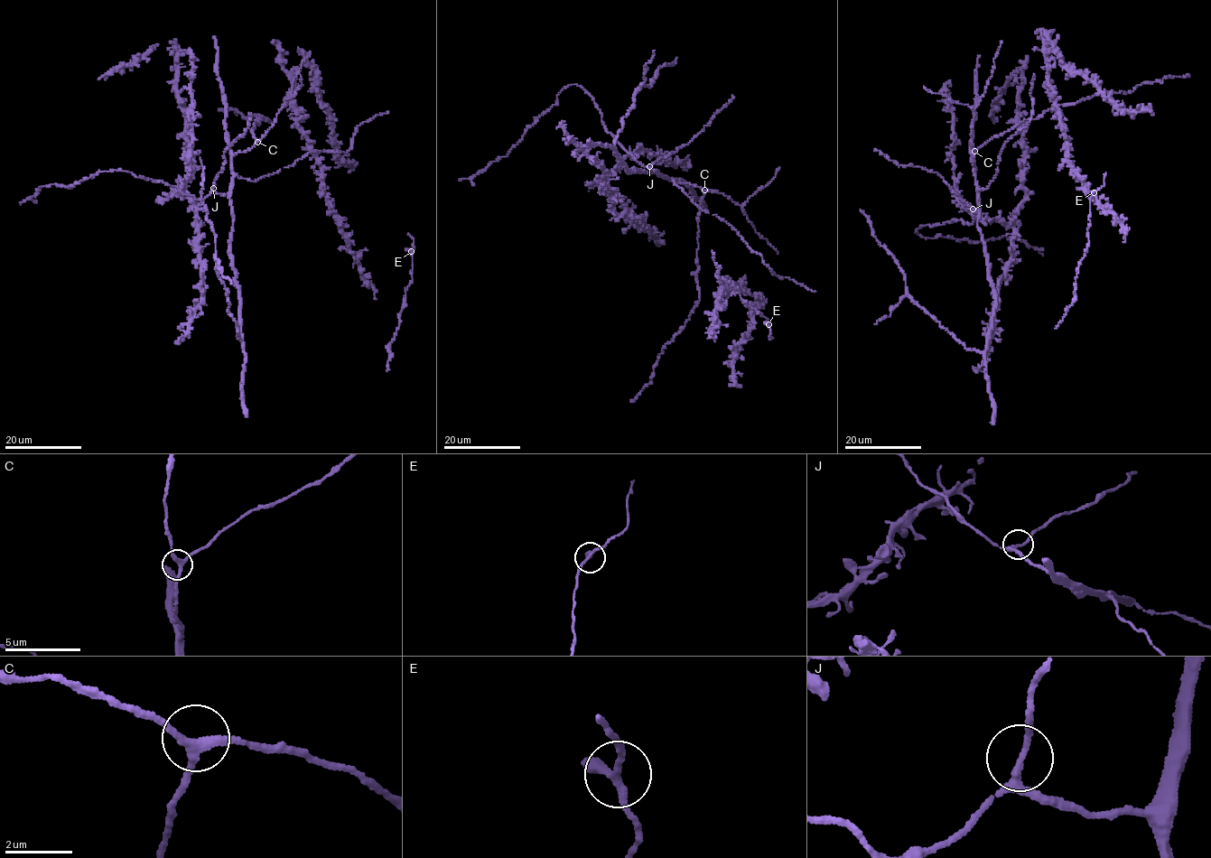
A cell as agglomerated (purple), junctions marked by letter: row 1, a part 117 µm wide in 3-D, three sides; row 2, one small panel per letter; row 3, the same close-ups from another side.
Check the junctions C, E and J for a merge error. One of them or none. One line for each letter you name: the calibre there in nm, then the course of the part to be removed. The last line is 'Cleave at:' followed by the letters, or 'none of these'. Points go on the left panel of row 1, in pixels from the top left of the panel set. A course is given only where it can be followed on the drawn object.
Cleave at: none of these

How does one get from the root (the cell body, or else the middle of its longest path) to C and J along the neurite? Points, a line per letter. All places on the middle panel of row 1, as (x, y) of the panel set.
C: (698, 216), (704, 190)
J: (698, 216), (703, 191), (689, 183), (660, 175), (650, 170), (649, 165)

